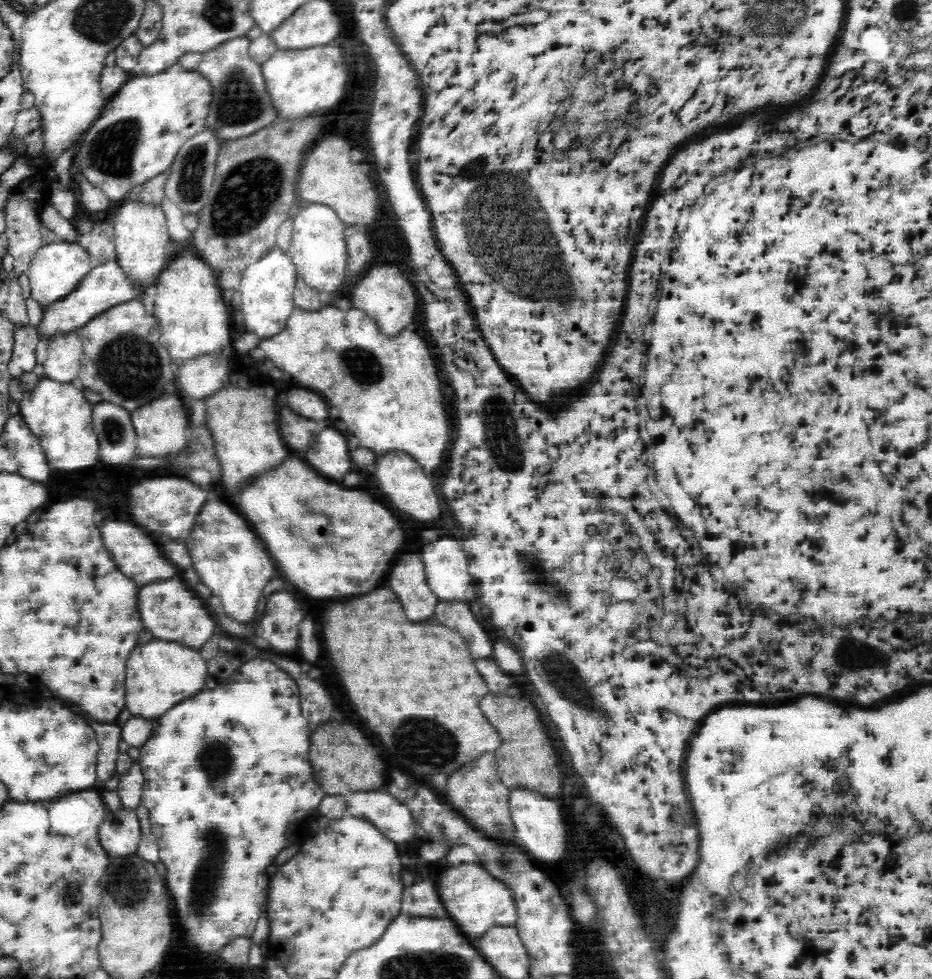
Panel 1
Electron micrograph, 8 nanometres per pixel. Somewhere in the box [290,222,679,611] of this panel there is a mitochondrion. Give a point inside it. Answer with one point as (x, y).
(362, 365)

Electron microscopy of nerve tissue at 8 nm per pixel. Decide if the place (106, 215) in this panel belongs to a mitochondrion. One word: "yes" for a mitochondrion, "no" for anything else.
no

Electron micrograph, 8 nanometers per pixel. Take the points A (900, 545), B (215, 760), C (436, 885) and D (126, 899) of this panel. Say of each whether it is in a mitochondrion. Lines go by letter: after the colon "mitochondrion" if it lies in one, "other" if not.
A: other
B: mitochondrion
C: other
D: mitochondrion

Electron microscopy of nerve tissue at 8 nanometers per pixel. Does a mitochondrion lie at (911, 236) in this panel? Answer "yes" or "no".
no

